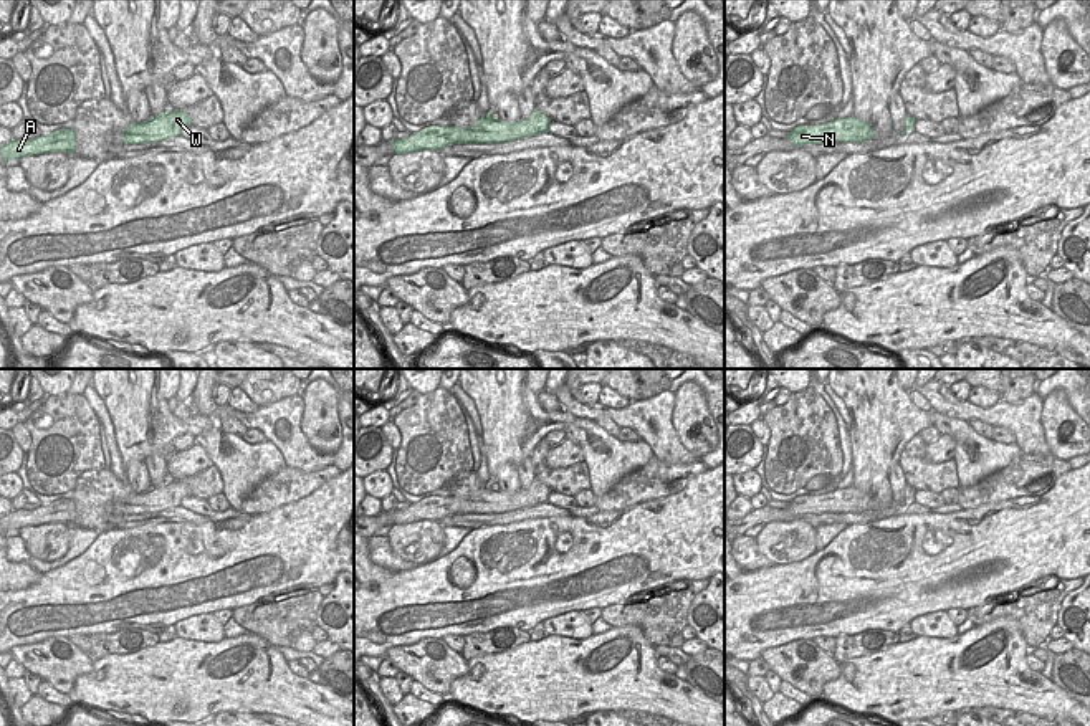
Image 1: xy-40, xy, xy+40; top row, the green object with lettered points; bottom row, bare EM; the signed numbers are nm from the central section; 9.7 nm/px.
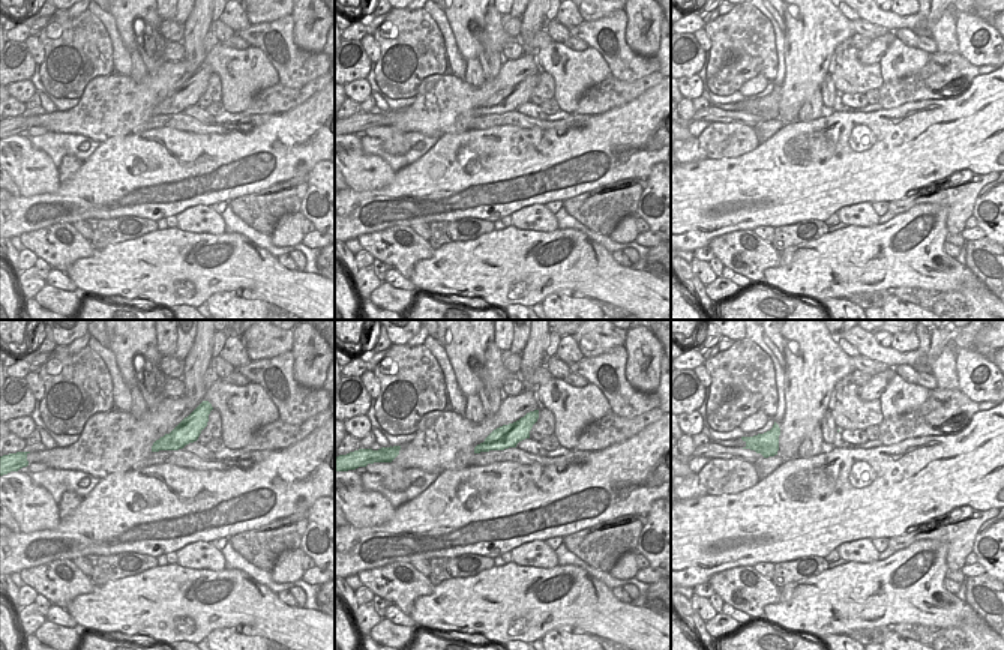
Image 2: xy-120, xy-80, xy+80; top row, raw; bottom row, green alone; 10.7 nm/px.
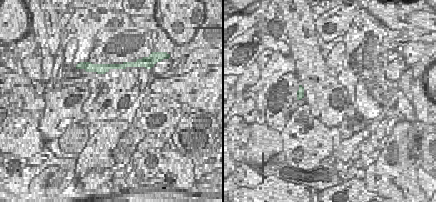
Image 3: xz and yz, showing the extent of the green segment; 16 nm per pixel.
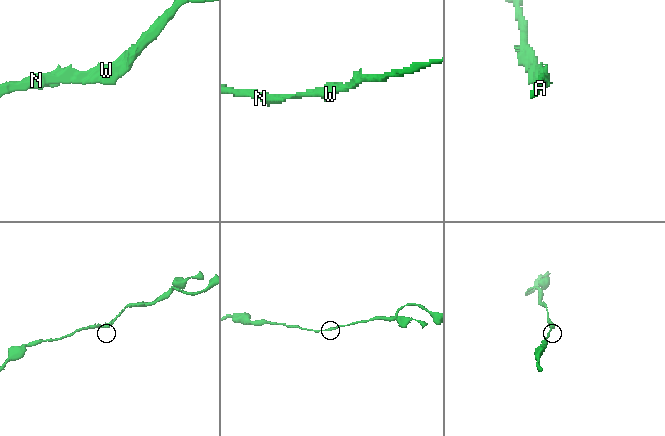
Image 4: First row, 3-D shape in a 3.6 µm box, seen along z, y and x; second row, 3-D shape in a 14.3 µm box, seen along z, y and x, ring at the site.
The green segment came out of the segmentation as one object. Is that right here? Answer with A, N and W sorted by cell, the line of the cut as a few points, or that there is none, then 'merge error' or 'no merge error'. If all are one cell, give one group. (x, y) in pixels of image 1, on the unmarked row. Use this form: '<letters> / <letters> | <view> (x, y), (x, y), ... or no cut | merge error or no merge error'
A N W | no cut | no merge error

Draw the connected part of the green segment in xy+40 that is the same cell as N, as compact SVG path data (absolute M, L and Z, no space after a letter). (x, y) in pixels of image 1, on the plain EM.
M853 486L835 488L820 496L797 496L787 503L794 516L824 514L824 513L863 513L872 509L872 494Z

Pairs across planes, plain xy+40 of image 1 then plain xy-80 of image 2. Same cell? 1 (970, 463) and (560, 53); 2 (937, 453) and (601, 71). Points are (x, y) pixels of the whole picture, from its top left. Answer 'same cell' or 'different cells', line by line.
1: same cell
2: different cells

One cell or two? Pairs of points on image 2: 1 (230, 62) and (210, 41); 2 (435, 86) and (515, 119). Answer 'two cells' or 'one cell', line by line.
1: two cells
2: two cells

